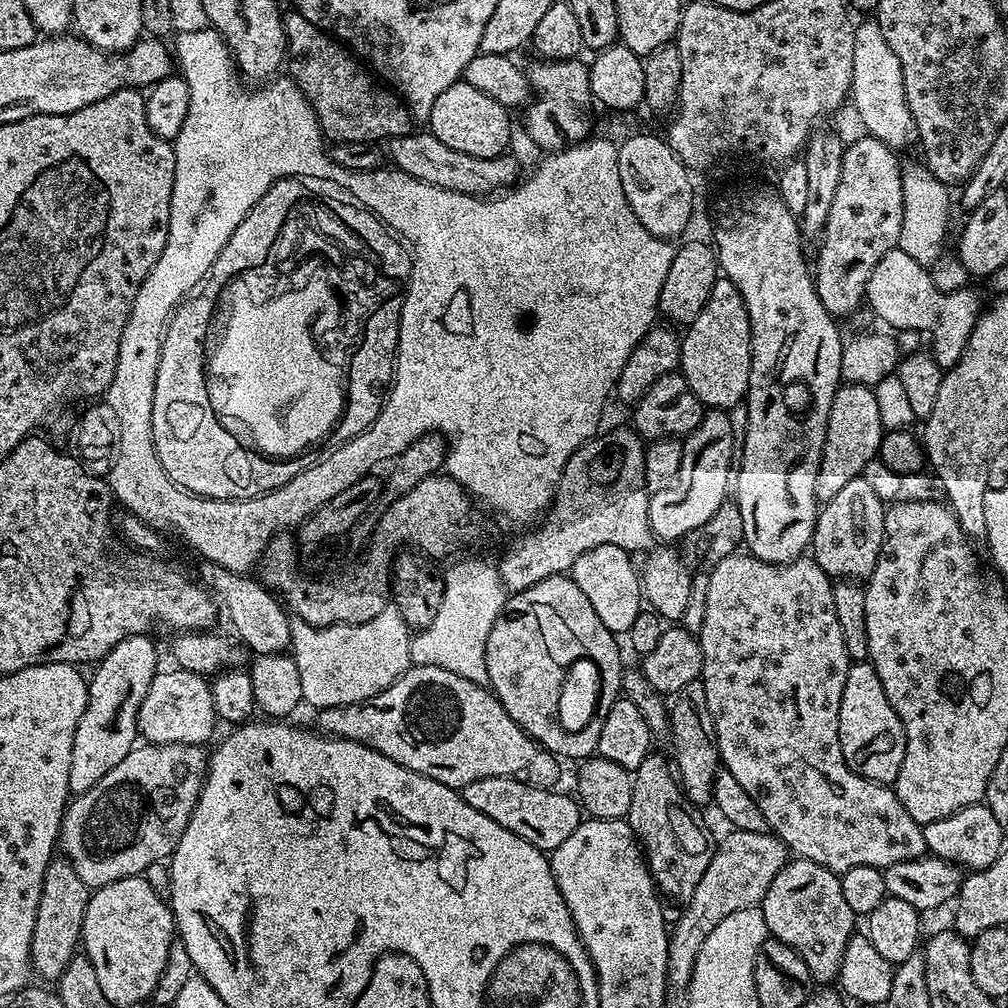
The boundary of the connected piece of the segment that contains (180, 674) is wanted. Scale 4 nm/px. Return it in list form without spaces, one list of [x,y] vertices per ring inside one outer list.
[[[184,668],[171,671],[157,671],[150,682],[146,698],[142,698],[142,706],[138,710],[136,731],[150,744],[207,745],[207,740],[218,725],[212,685],[205,677],[187,672]]]

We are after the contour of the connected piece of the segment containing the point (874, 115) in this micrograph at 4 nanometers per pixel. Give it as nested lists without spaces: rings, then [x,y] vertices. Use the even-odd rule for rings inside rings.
[[[868,18],[855,25],[854,34],[854,70],[852,71],[852,90],[850,93],[851,103],[856,103],[856,112],[864,123],[864,132],[880,140],[887,148],[901,150],[908,144],[908,140],[915,141],[916,123],[910,114],[910,106],[906,106],[906,94],[902,82],[902,66],[898,62],[898,54],[886,46],[886,37],[882,34],[882,26],[874,18]]]

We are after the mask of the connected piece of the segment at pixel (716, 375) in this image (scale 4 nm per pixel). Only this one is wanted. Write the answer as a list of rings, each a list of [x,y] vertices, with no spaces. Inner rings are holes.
[[[727,278],[717,279],[710,290],[708,307],[700,311],[687,332],[688,340],[686,336],[686,343],[682,348],[686,357],[686,367],[682,375],[690,390],[694,390],[705,409],[732,410],[739,400],[741,403],[747,397],[752,369],[752,328],[748,324],[748,311],[738,286],[734,286],[734,282]],[[712,320],[720,324],[721,332],[712,328]]]

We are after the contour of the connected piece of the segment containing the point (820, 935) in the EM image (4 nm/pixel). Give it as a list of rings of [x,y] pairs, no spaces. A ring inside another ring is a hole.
[[[799,858],[789,859],[788,863],[782,866],[782,870],[778,870],[774,882],[770,882],[770,890],[766,890],[758,907],[764,916],[769,937],[786,942],[786,946],[793,948],[806,962],[808,969],[812,971],[813,981],[828,986],[839,977],[842,954],[846,954],[848,939],[857,931],[858,917],[850,910],[846,897],[842,895],[840,877],[837,873],[822,867],[818,862]]]

